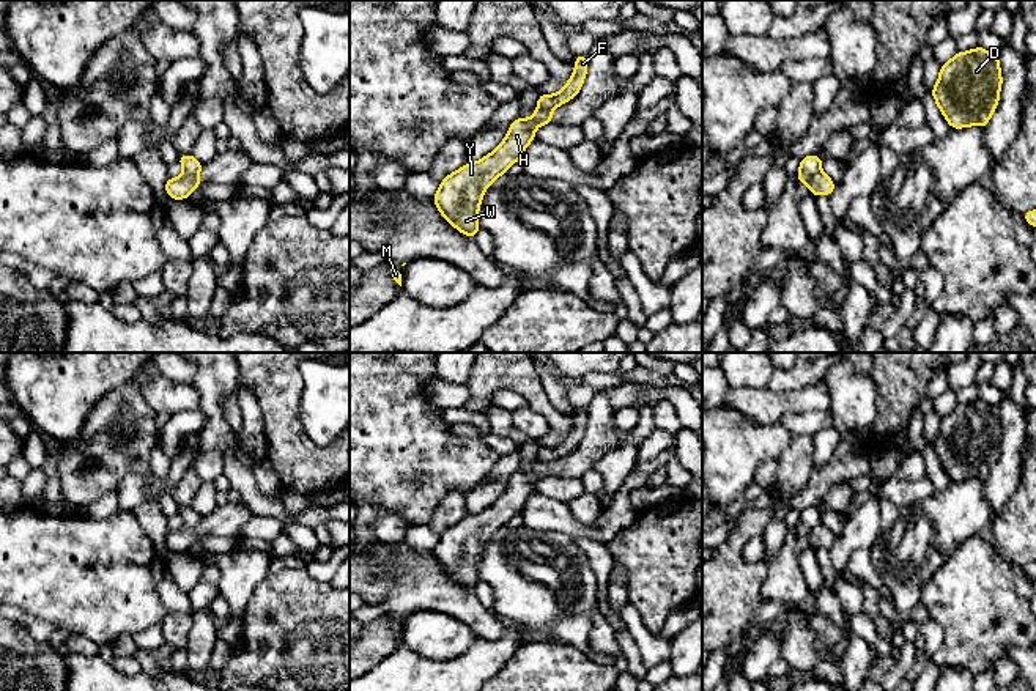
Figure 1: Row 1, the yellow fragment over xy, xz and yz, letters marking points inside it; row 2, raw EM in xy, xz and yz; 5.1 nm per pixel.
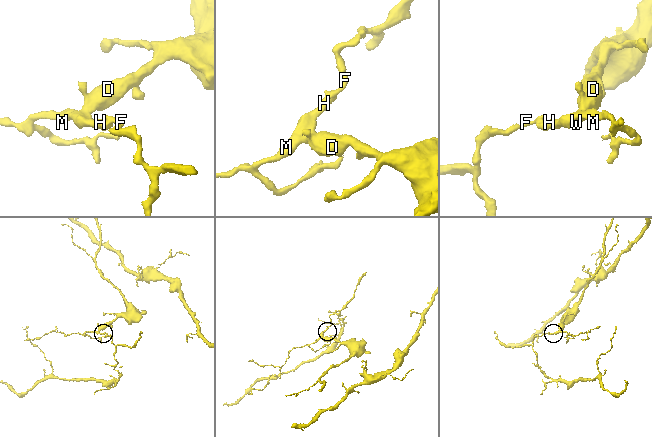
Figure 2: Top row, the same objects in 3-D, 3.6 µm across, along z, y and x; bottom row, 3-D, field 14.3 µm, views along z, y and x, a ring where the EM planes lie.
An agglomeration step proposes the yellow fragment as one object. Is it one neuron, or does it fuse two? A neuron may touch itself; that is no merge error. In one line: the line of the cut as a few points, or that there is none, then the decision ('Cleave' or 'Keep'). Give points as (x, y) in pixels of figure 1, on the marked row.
Split along xy (184, 172), (197, 175). Cleave

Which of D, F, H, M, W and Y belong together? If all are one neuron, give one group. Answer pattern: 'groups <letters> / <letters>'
groups D H M W Y / F

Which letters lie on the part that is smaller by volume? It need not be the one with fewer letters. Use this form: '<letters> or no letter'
F

